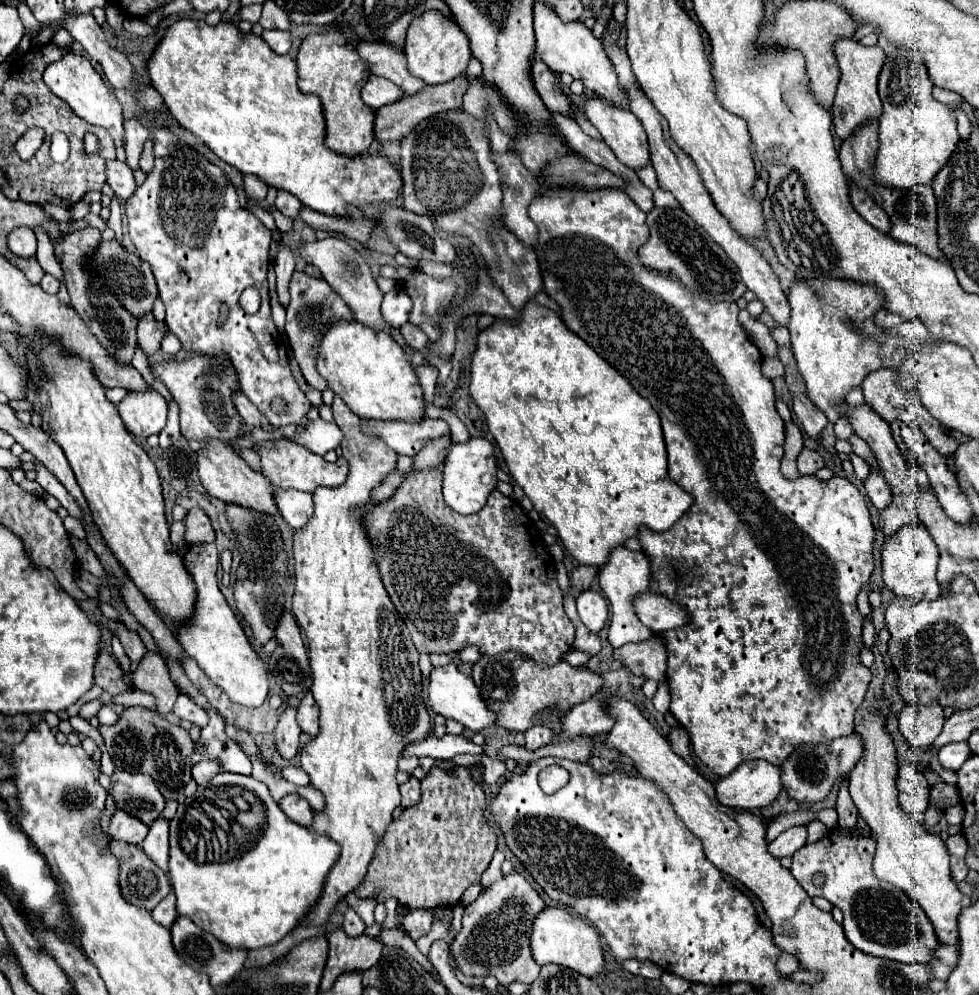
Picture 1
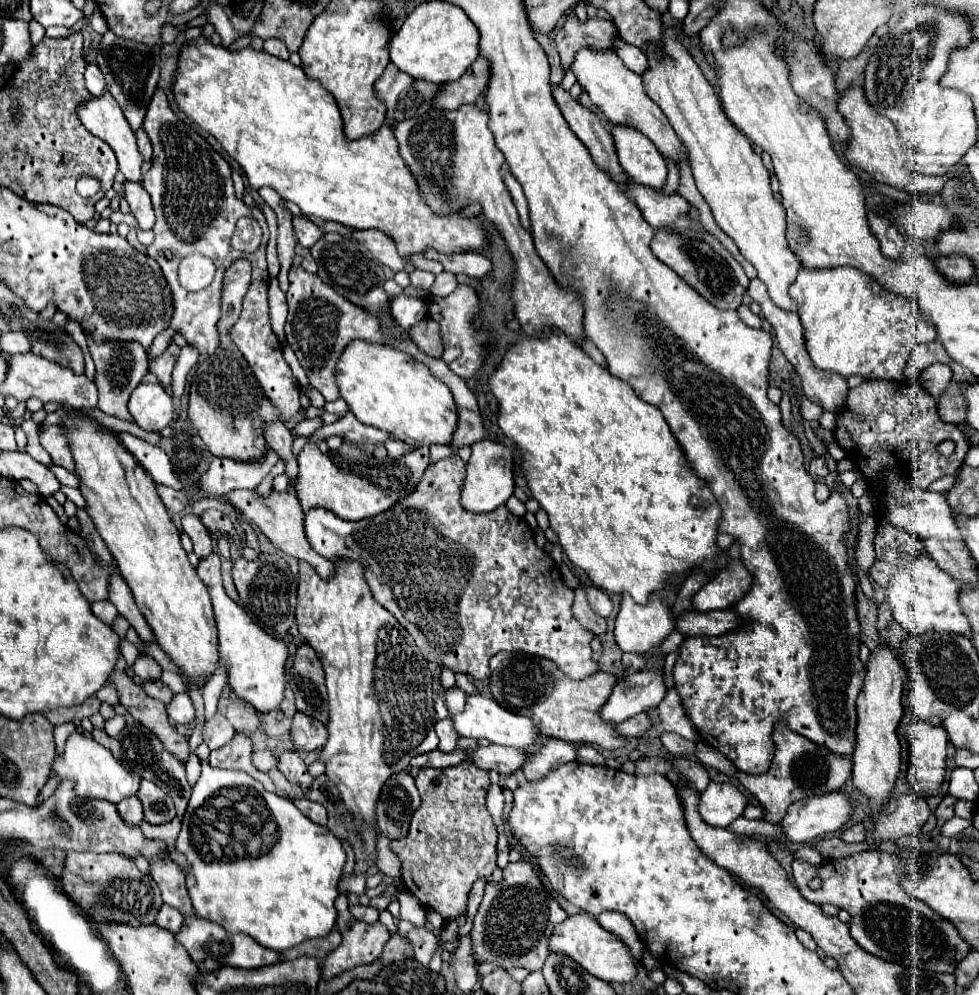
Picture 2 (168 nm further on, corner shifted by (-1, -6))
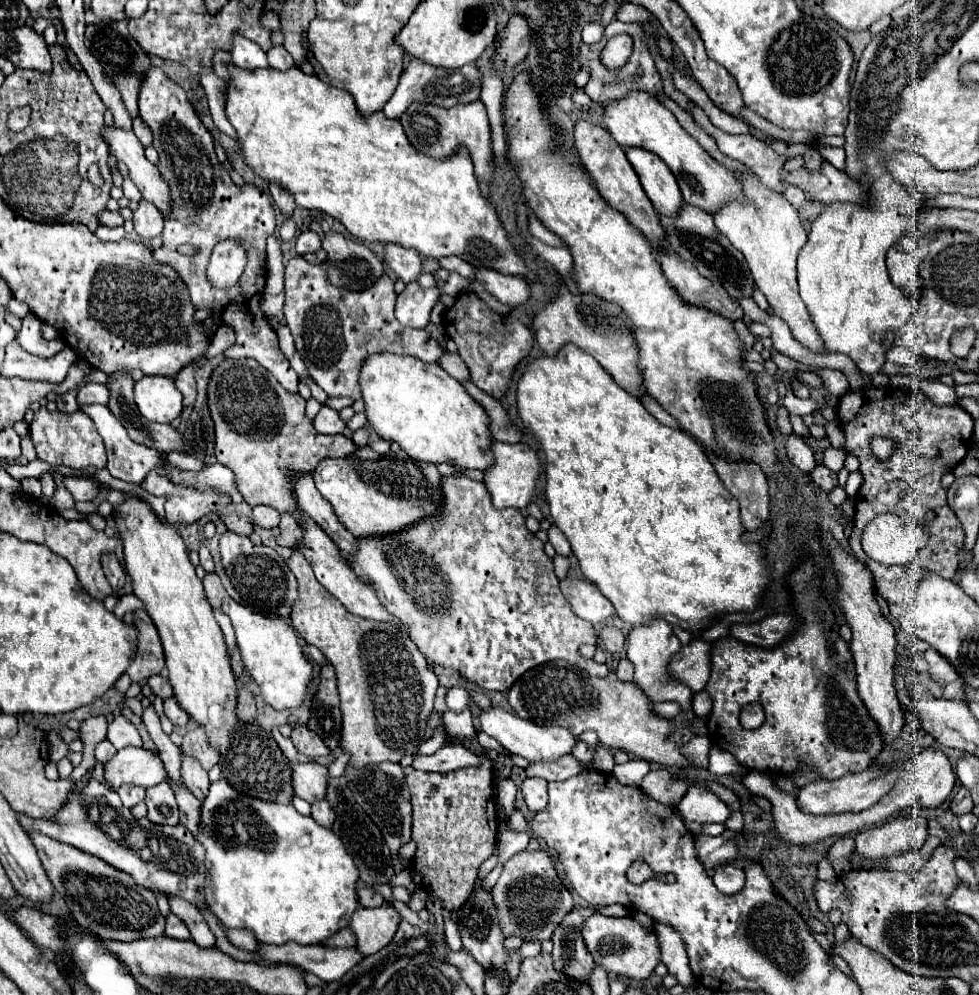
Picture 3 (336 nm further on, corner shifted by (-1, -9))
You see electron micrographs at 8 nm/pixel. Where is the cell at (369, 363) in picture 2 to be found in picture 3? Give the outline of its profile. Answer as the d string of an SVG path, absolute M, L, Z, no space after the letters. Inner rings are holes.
M378 353L364 361L360 371L360 387L366 403L366 417L370 427L386 441L396 441L400 447L414 459L426 463L448 463L460 469L490 469L494 463L494 455L490 453L492 437L490 437L490 417L486 417L482 405L474 401L464 385L450 377L440 365L424 363L416 357Z

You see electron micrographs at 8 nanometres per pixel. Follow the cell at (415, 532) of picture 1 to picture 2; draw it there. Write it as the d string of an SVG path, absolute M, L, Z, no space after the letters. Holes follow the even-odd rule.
M456 454L456 456L450 456L450 458L442 458L438 462L430 462L430 466L426 468L422 480L418 482L418 486L414 488L414 492L410 492L406 498L402 498L402 502L396 502L392 506L392 510L386 510L374 518L366 518L366 520L356 520L356 522L348 522L348 520L342 520L338 518L334 512L330 510L324 510L324 508L310 508L306 514L304 514L304 530L306 530L306 538L310 542L310 546L322 554L324 558L328 560L338 560L338 558L350 558L350 560L358 560L366 566L366 580L368 580L368 586L374 594L374 598L388 610L392 612L398 622L410 632L410 636L414 638L416 646L420 648L422 656L428 660L428 662L434 662L434 664L442 664L446 668L450 668L452 672L464 672L464 674L470 674L474 676L476 680L484 680L490 676L490 668L488 668L488 660L502 652L502 650L520 650L520 652L526 652L526 654L534 654L534 656L542 656L542 658L548 658L548 660L554 660L556 666L572 680L582 680L594 672L598 672L598 664L592 660L592 648L590 648L590 640L592 640L592 634L582 628L574 616L572 616L572 600L574 600L574 592L570 588L566 588L566 584L562 582L562 576L560 576L560 570L556 566L556 562L546 554L542 552L536 542L534 542L534 532L530 530L530 526L524 522L524 518L516 518L512 512L508 512L506 506L502 506L502 510L494 510L494 512L486 512L486 514L472 514L472 512L466 512L460 508L458 500L456 500L456 486L462 484L462 478L464 478L464 460Z

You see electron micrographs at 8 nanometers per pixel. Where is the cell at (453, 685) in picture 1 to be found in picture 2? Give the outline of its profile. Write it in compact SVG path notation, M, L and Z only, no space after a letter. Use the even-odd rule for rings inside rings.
M466 694L466 706L464 706L462 712L452 714L452 722L454 722L454 728L460 736L474 738L474 740L484 738L484 740L488 740L492 744L500 744L500 746L528 748L528 746L532 746L540 740L540 736L534 730L534 724L530 722L530 718L504 710L498 702L494 702L486 694Z

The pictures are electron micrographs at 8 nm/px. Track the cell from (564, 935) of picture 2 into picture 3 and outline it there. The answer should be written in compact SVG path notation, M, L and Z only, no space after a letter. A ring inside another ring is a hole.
M594 913L582 927L582 935L594 961L608 973L626 975L632 979L646 979L660 963L660 945L652 929L644 927L632 917L604 917Z

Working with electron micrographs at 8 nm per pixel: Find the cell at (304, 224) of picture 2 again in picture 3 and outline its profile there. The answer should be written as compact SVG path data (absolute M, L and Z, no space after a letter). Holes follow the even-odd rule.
M304 231L300 233L300 237L296 239L296 251L298 255L306 255L306 253L314 253L316 249L320 249L320 235L316 231Z

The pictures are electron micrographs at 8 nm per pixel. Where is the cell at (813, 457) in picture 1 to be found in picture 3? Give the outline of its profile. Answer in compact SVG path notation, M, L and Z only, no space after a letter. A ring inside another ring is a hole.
M816 465L814 467L814 471L810 473L810 477L812 477L812 481L824 491L824 493L830 493L834 487L836 487L836 473L834 471L830 471L830 469L826 469L826 467L822 467L822 465Z

